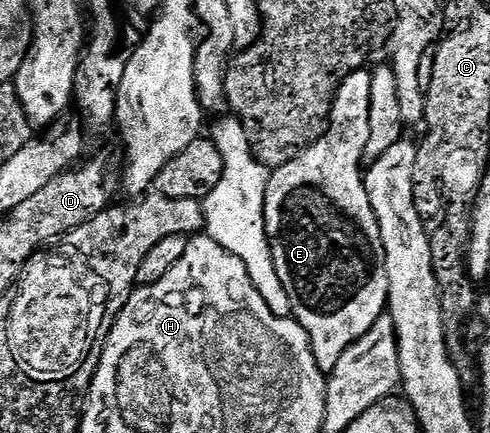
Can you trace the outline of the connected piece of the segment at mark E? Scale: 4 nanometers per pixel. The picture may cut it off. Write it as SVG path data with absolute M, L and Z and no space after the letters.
M368 69L357 70L351 76L343 79L340 88L337 89L337 98L333 101L333 112L329 116L329 124L325 133L316 142L306 146L296 158L292 158L287 164L276 167L270 173L267 192L265 193L265 231L269 237L269 247L275 264L275 272L279 276L280 282L283 283L283 288L287 288L287 299L290 301L292 317L296 318L297 323L307 332L315 356L315 364L319 364L322 372L333 370L335 364L339 364L339 356L343 356L343 352L347 352L347 348L351 348L351 344L355 344L355 340L359 340L359 336L363 336L367 332L367 328L371 328L371 324L375 324L375 320L379 320L386 313L389 301L389 281L387 280L387 272L383 268L385 265L385 249L379 232L379 220L371 208L371 200L367 196L363 177L363 165L361 166L361 162L363 163L363 159L366 157L365 145L368 142L371 88L372 73Z

